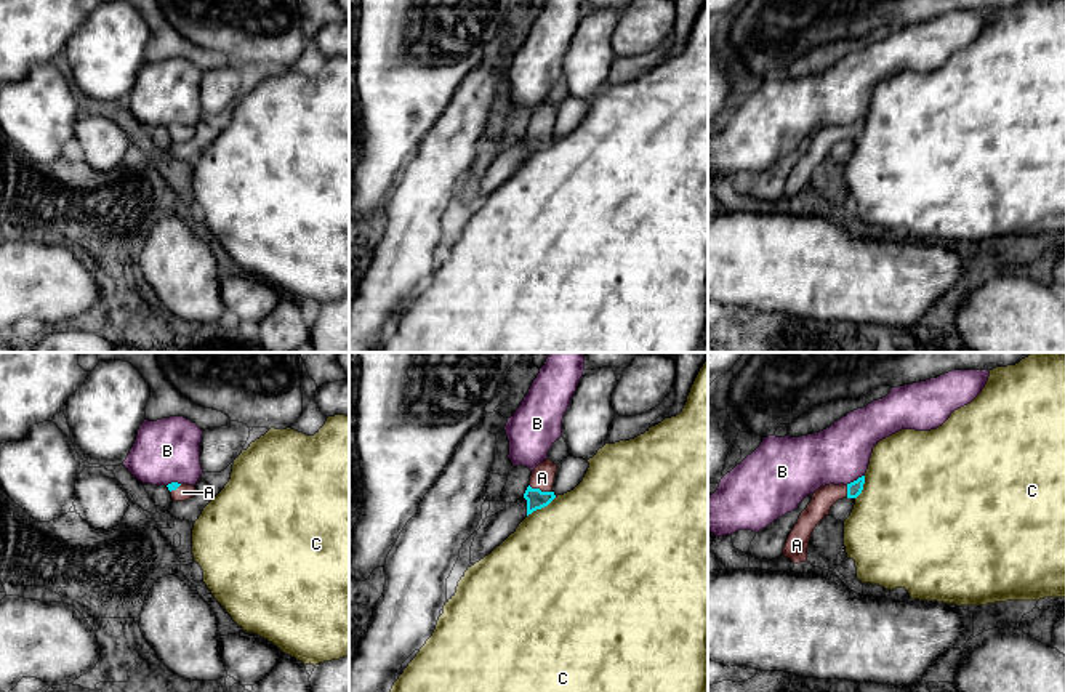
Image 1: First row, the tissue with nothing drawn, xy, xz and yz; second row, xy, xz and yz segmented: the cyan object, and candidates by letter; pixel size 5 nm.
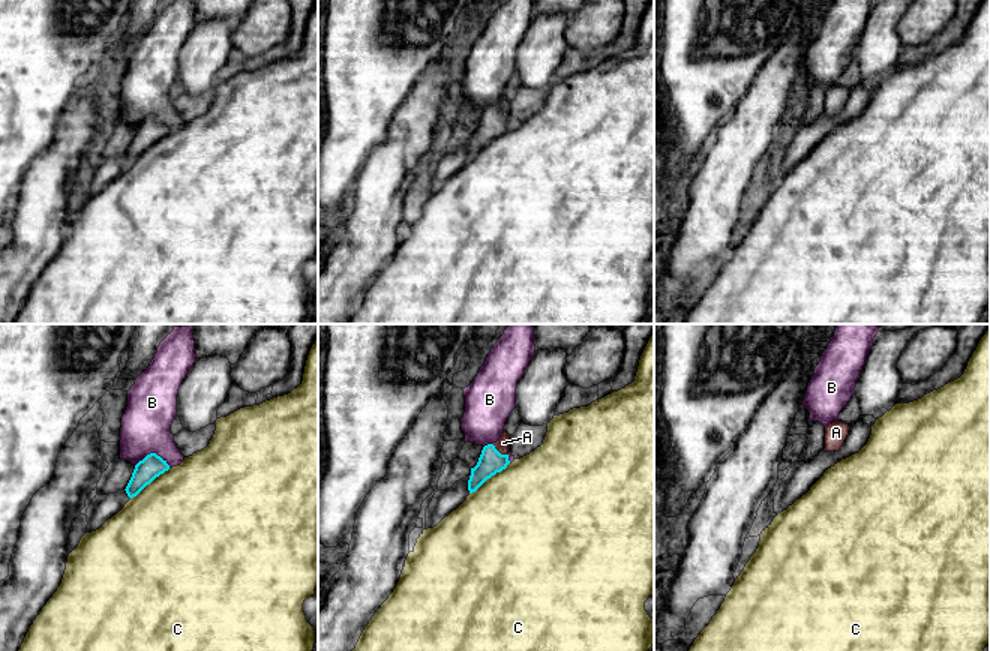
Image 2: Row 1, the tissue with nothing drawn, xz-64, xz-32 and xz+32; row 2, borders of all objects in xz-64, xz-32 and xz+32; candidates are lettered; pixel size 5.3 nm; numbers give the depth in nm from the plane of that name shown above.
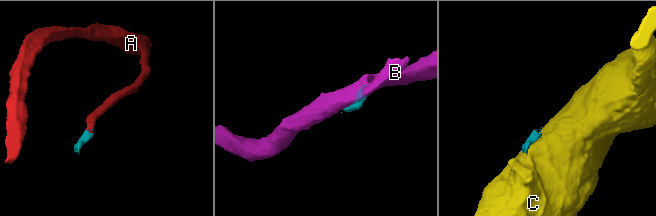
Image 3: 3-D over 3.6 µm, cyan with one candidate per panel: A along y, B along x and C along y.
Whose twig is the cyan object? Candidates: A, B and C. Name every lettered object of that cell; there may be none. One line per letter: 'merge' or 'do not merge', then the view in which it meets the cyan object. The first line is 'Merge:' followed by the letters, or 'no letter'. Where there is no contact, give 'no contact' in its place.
Merge: A
A: merge; meets cyan in xz
B: do not merge; meets cyan in yz
C: do not merge; meets cyan in xz

